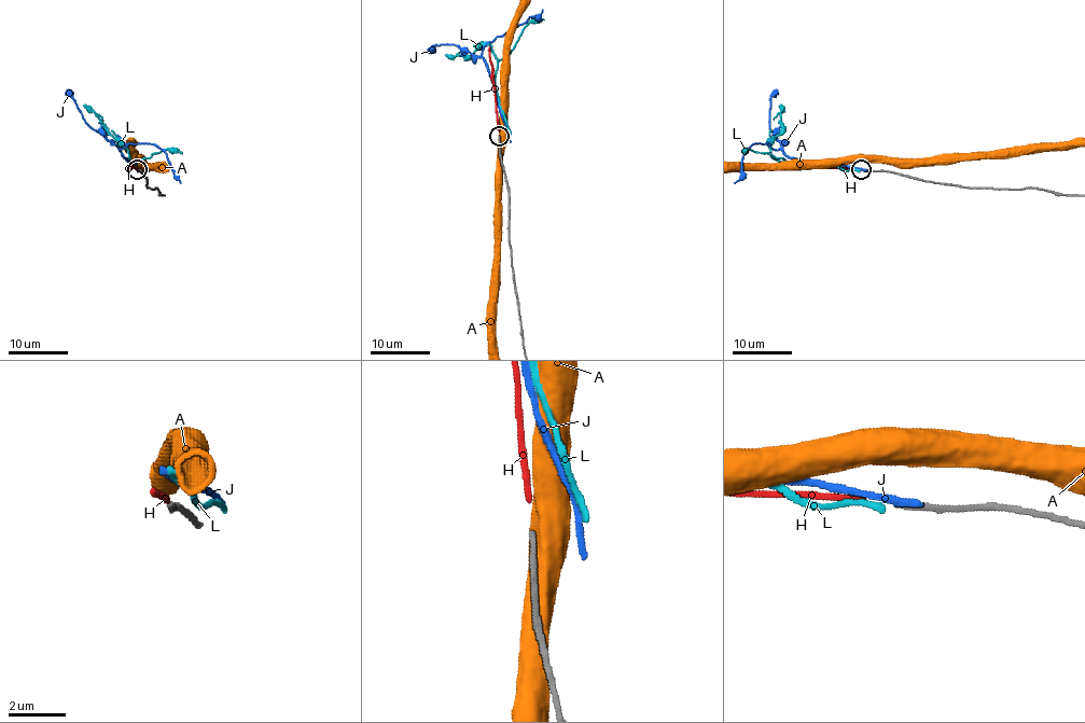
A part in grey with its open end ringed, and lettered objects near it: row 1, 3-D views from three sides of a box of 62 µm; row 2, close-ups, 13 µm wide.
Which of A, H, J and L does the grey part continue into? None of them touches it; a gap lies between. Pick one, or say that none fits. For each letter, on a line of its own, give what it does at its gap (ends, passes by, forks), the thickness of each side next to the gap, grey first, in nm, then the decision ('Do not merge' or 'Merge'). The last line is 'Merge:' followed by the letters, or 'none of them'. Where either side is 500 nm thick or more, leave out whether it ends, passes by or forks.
A: Thickness 200 nm (grey) against 750 nm. Do not merge
H: It ends there. Thickness 200 nm (grey) against 220 nm. Merge
J: It ends there. Thickness 200 nm (grey) against 320 nm. Do not merge
L: It ends there. Thickness 200 nm (grey) against 240 nm. Do not merge
Merge: H

